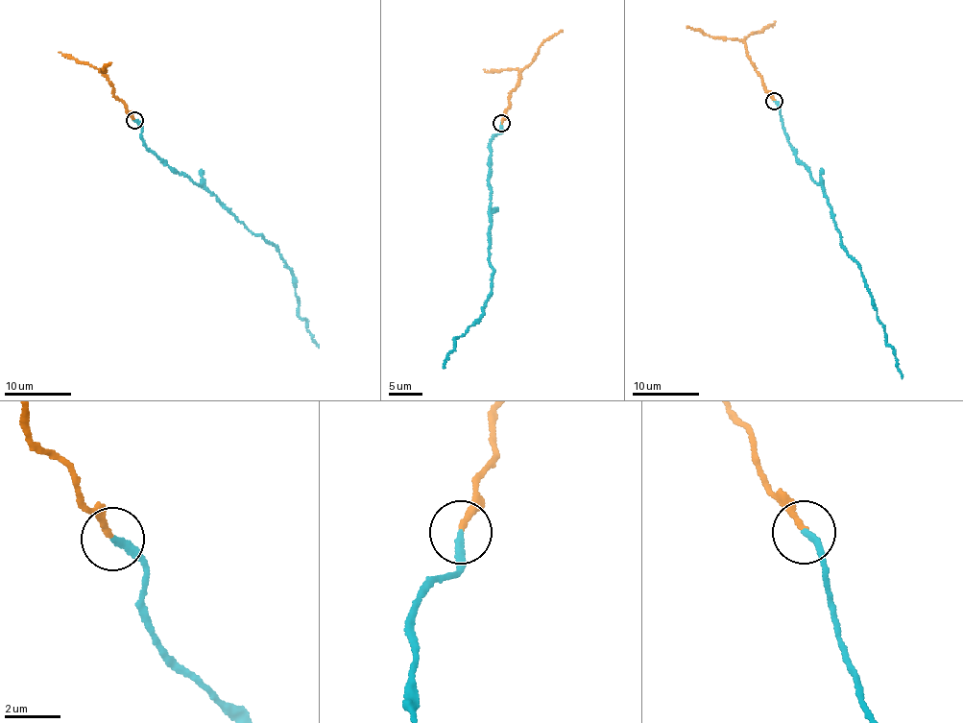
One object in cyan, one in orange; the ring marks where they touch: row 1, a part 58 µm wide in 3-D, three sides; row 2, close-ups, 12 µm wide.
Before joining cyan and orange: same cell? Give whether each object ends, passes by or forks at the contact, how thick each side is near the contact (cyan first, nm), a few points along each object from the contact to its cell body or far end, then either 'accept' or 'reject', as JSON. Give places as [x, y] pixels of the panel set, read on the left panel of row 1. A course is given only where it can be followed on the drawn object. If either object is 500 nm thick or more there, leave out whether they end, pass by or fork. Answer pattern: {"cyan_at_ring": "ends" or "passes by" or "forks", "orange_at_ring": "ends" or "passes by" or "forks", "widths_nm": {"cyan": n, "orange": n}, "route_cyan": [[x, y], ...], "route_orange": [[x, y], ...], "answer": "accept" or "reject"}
{"cyan_at_ring": "ends", "orange_at_ring": "ends", "widths_nm": {"cyan": 240, "orange": 200}, "route_cyan": [[133, 120], [141, 128], [143, 144], [162, 161], [274, 244], [292, 276], [299, 317], [319, 348]], "route_orange": [[133, 118], [127, 106], [114, 95], [110, 82], [101, 72], [110, 62]], "answer": "reject"}

